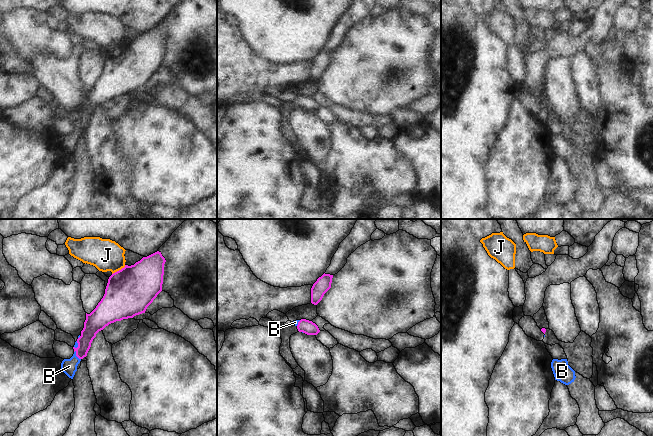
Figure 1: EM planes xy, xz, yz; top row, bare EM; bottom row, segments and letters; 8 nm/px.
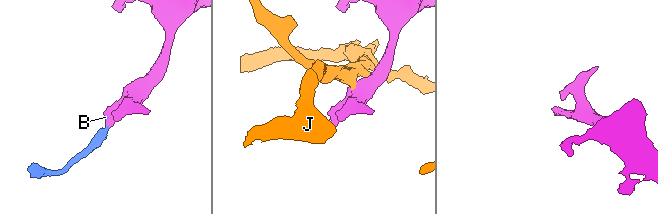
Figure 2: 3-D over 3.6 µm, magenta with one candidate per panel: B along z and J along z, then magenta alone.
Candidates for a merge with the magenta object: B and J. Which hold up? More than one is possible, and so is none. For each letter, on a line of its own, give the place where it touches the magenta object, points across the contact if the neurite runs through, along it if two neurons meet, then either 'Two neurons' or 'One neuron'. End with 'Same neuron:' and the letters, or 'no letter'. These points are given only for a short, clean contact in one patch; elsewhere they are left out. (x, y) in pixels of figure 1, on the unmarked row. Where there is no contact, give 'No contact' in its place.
B: Touches magenta at xy (76, 131). Path across: xy (91, 104), (80, 127), (76, 131), (75, 136), (69, 142). One neuron
J: Touches magenta at xy (119, 46). Boundary: xy (125, 41), (112, 50). Two neurons
Same neuron: B

